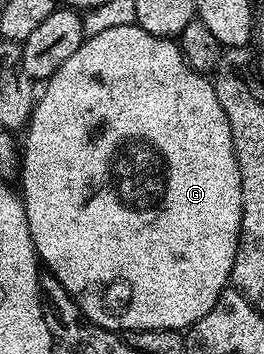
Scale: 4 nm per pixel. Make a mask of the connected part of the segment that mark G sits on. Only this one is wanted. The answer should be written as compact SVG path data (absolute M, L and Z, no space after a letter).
M132 23L113 26L84 39L78 50L74 50L74 54L58 66L56 73L48 77L43 88L44 93L41 96L39 93L26 125L28 137L24 144L22 140L22 167L18 172L19 179L24 179L24 213L39 263L65 287L84 315L104 329L117 327L115 318L108 313L108 304L115 300L120 303L118 328L121 333L155 328L191 328L202 314L206 314L206 310L210 310L210 306L214 306L214 302L218 302L218 294L229 287L236 247L240 241L240 219L244 213L242 178L230 134L230 122L226 118L226 110L222 110L222 102L218 102L211 79L196 72L184 61L179 43L162 42L161 37Z

